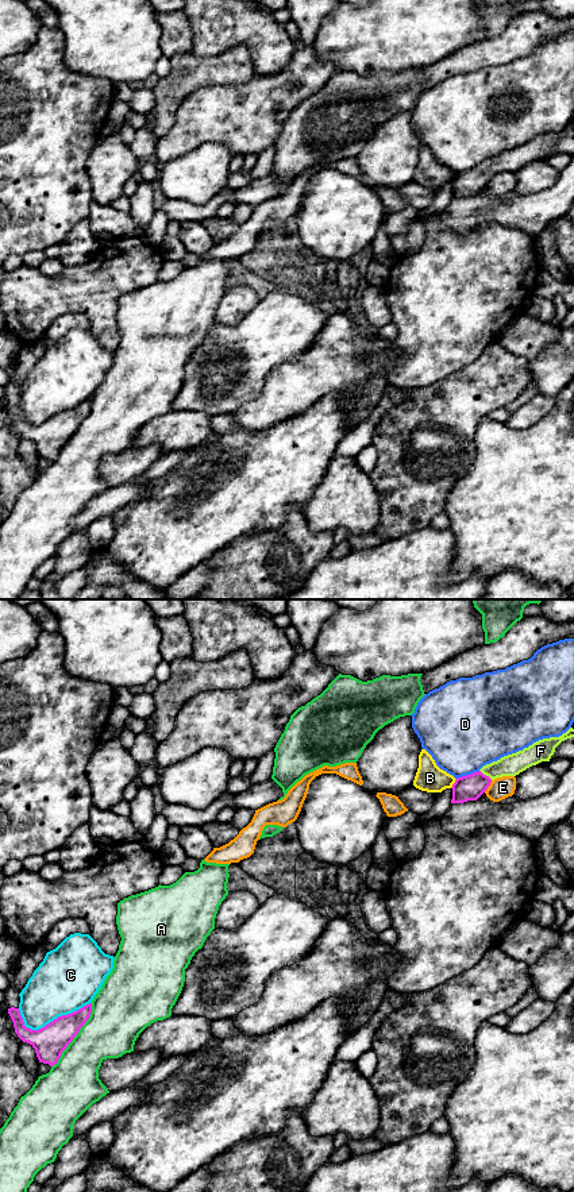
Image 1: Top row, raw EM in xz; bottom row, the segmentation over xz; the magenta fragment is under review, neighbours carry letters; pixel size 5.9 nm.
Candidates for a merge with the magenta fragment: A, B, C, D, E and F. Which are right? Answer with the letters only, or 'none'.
F

